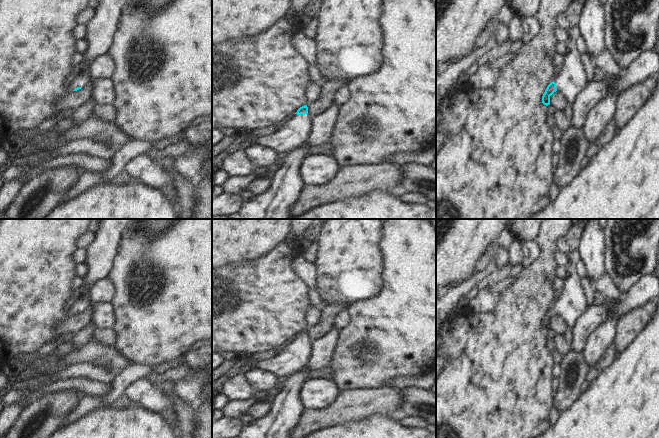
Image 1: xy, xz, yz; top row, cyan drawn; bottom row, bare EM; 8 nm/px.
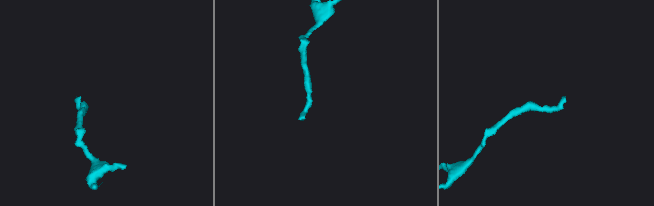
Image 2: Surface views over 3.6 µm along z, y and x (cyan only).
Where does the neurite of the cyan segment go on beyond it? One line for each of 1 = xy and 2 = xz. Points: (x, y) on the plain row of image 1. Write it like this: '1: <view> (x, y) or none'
1: xy (100, 253)
2: xz (294, 356)

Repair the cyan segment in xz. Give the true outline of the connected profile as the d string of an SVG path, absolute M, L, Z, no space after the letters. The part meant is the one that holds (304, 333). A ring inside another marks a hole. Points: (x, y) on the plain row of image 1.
M304 329L293 340L279 349L276 356L264 359L257 364L247 357L244 359L244 364L248 365L249 369L264 369L281 377L293 374L306 367L311 350L312 342L308 339L307 329Z

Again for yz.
M575 249L567 253L567 257L568 263L565 267L567 274L563 278L563 288L558 292L554 305L547 310L542 320L542 327L546 330L550 329L550 320L557 314L561 315L567 326L572 329L588 308L580 284L581 278L576 272L576 265L581 259L580 254Z

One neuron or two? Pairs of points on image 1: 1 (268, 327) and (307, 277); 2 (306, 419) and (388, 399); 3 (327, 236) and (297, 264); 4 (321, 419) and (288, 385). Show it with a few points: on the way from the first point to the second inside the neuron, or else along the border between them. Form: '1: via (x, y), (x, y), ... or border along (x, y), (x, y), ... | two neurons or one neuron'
1: border along (290, 262), (292, 271), (308, 287) | two neurons
2: via (326, 417), (333, 416), (351, 405), (368, 402) | one neuron
3: border along (313, 263), (317, 286) | two neurons
4: border along (304, 410), (294, 427) | two neurons

